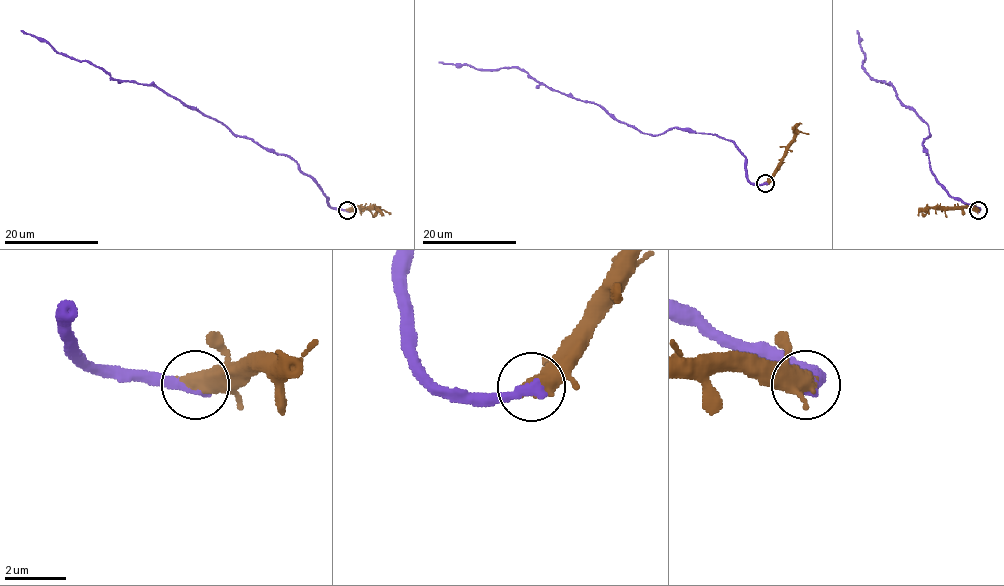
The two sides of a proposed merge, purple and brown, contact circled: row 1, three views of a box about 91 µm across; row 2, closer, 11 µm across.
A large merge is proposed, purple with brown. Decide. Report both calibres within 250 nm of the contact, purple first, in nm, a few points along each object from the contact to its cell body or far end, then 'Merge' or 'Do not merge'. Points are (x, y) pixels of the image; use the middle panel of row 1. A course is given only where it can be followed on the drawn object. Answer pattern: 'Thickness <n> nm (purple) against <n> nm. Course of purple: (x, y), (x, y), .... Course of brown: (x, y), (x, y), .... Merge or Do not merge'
Thickness 320 nm (purple) against 650 nm. Course of purple: (765, 183), (750, 181), (746, 157), (715, 134), (675, 127), (647, 134), (518, 67), (439, 61). Course of brown: (765, 183), (780, 160), (793, 130), (802, 124). Do not merge

